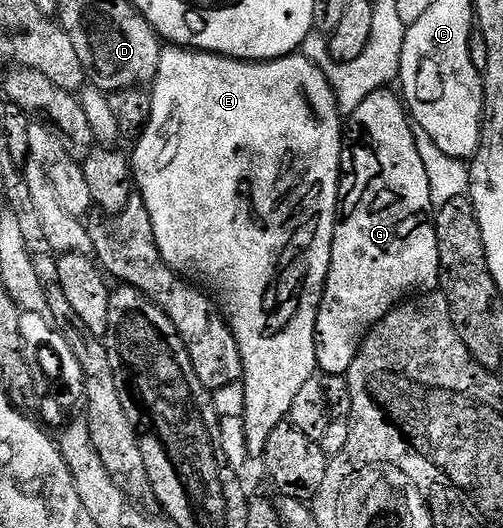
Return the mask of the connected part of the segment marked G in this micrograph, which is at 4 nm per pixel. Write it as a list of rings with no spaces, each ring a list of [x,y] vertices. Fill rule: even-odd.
[[[380,91],[371,94],[363,103],[358,104],[357,111],[359,111],[359,134],[355,137],[355,150],[350,150],[349,161],[355,164],[355,182],[351,185],[345,193],[345,212],[342,214],[341,220],[338,224],[338,233],[335,237],[335,249],[332,255],[331,276],[327,287],[326,305],[321,313],[321,320],[319,322],[319,369],[322,372],[327,372],[326,375],[331,379],[339,379],[350,374],[356,359],[359,358],[359,350],[363,348],[364,340],[368,333],[375,328],[379,322],[385,320],[391,312],[402,305],[404,301],[408,300],[412,295],[423,295],[428,291],[435,291],[441,285],[441,262],[438,256],[427,253],[415,253],[415,249],[411,246],[411,233],[415,233],[419,229],[419,216],[422,213],[427,213],[431,209],[431,189],[433,190],[433,173],[427,165],[423,162],[423,153],[418,149],[419,141],[415,138],[416,126],[413,124],[412,118],[409,116],[409,109],[403,106],[403,101],[395,93],[387,93],[389,91]]]

